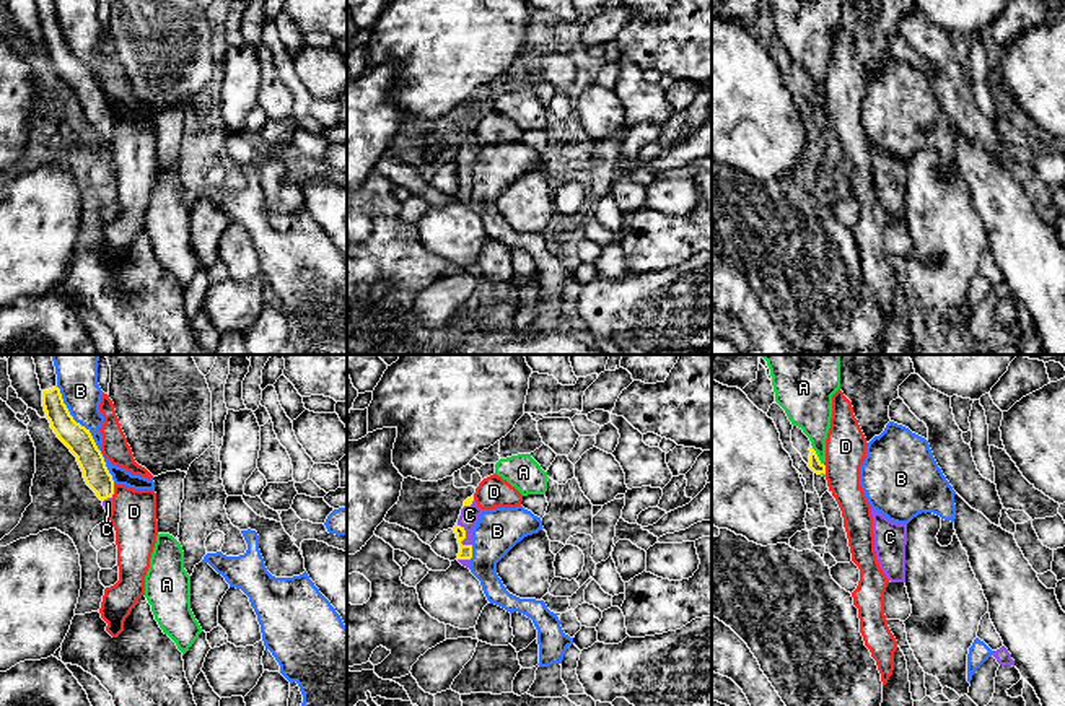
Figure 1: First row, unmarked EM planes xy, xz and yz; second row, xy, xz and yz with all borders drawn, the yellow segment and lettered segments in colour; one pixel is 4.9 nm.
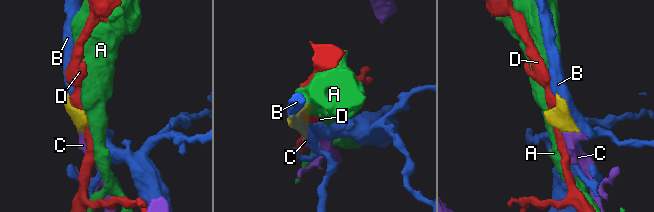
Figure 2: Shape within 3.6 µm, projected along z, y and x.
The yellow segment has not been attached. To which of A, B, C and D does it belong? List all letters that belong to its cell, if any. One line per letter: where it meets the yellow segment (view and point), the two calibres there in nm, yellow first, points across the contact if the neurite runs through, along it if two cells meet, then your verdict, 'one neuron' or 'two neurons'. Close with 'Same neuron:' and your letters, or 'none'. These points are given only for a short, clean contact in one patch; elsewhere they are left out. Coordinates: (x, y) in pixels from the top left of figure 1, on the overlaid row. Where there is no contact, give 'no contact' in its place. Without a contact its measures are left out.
A: meets yellow in yz at (816, 454); 70 nm thick on the yellow side, 240 nm on the other; border along yz (811, 444), (823, 464); two neurons
B: meets yellow in xy at (90, 435); 140 nm thick on the yellow side, 190 nm on the other; two neurons
C: meets yellow in xz at (464, 537); 60 nm thick on the yellow side, 100 nm on the other; runs through xz (464, 550), (464, 537), (464, 524), (469, 514); one neuron
D: meets yellow in xy at (113, 492); 130 nm thick on the yellow side, 220 nm on the other; two neurons
Same neuron: C

